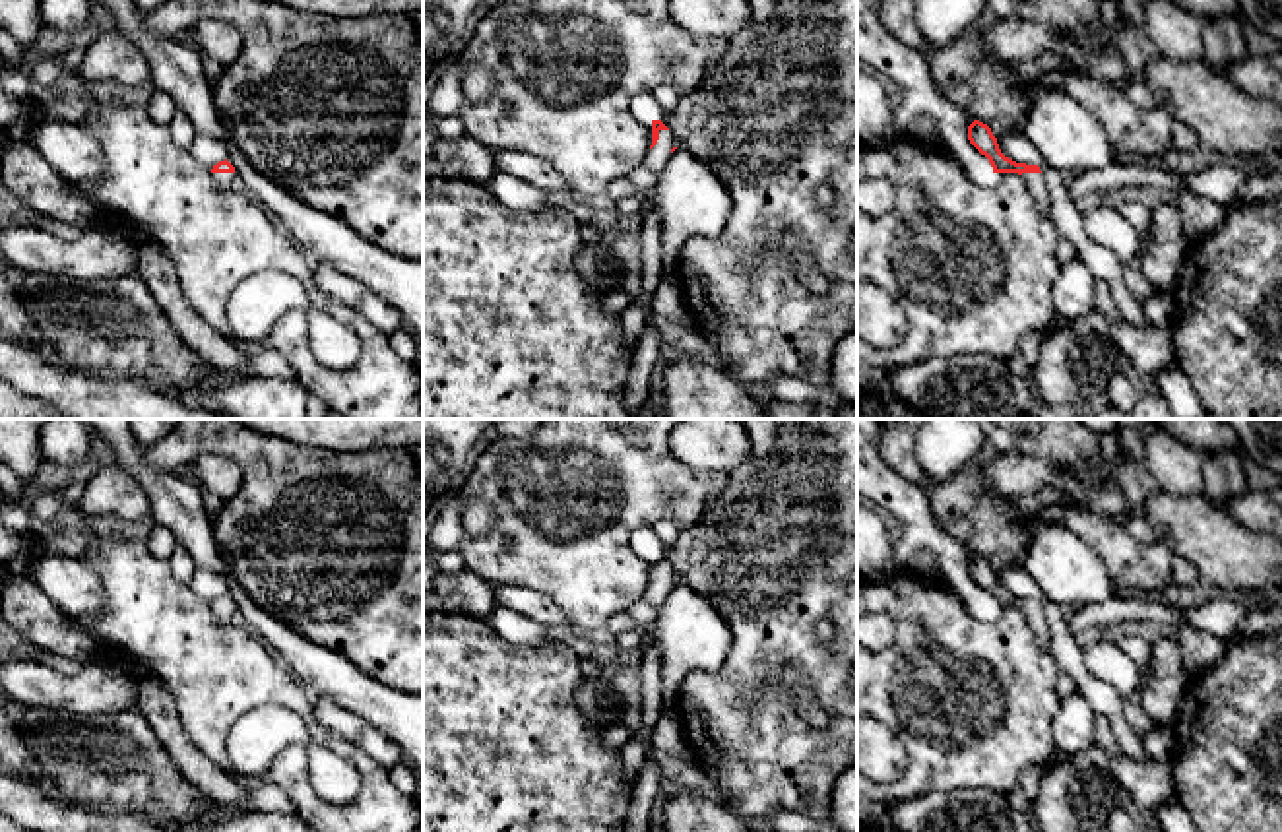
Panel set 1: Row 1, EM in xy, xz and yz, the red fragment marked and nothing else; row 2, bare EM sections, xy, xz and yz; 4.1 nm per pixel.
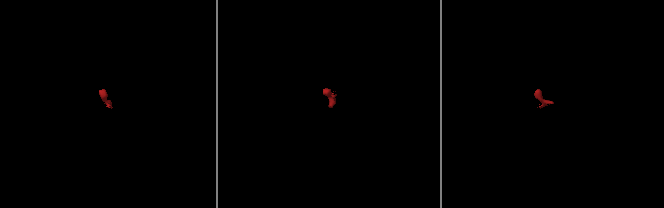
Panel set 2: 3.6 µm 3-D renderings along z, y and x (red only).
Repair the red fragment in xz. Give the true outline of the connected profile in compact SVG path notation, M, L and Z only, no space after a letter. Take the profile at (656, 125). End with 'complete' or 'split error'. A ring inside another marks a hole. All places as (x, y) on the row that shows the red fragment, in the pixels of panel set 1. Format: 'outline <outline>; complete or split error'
outline M652 120L652 145L644 165L654 173L659 173L675 149L677 142L669 128L661 120Z; split error

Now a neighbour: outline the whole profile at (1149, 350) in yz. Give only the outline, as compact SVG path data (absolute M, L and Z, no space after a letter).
M1117 314L1109 322L1111 337L1125 357L1142 378L1156 384L1158 372L1173 363L1171 332L1156 326L1137 326Z

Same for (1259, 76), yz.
M1282 50L1274 56L1251 56L1224 68L1222 76L1255 99L1282 107Z

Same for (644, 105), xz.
M640 95L632 101L632 109L640 118L659 120L663 111L657 107L652 95Z

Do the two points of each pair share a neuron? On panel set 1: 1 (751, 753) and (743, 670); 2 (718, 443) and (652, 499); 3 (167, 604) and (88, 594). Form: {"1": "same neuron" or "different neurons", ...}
{"1": "same neuron", "2": "different neurons", "3": "different neurons"}

